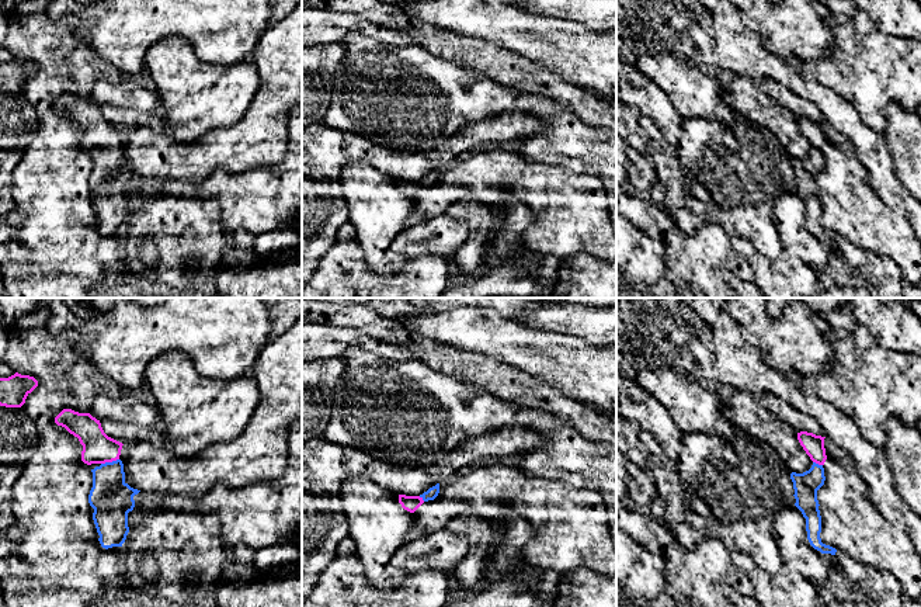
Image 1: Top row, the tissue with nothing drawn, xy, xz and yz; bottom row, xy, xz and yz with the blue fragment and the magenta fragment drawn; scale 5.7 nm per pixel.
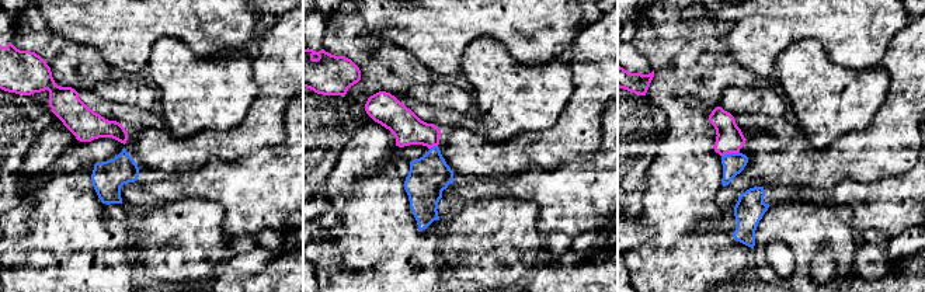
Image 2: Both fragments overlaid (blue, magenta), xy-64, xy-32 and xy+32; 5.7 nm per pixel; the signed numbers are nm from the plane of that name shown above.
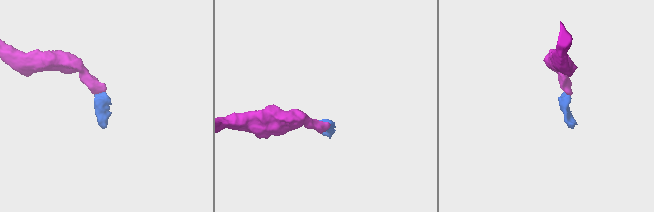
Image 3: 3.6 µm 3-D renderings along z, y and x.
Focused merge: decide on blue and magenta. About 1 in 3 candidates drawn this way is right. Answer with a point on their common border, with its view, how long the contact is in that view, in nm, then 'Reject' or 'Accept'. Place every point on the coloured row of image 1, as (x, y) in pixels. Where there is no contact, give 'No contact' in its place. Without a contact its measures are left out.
Touches blue at xy (110, 462). Shared border 110 nm. Accept

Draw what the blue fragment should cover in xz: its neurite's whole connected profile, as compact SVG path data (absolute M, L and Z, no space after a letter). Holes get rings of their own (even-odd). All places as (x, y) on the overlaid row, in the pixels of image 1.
M439 483L430 488L420 496L399 495L399 503L404 510L414 513L424 502L434 500L438 496L438 493L439 493Z

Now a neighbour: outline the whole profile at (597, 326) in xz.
M545 305L532 315L514 316L511 320L580 337L592 346L616 346L616 308Z

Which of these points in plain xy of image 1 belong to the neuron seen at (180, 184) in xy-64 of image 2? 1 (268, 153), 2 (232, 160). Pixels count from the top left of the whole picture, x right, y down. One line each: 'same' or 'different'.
1: different
2: different

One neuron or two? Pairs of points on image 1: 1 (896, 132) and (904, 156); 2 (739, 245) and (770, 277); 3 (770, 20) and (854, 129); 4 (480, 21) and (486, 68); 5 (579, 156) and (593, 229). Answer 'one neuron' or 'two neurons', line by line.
1: one neuron
2: one neuron
3: two neurons
4: two neurons
5: two neurons

